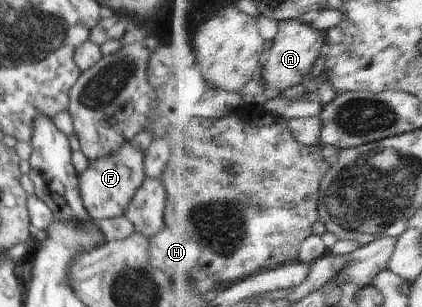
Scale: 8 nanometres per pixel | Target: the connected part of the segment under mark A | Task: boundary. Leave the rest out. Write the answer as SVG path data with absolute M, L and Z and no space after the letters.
M307 17L284 20L277 36L274 38L274 45L268 51L268 61L264 67L265 98L274 95L281 95L284 91L290 91L297 85L304 84L304 79L320 59L320 55L326 50L327 31L310 27L307 24Z

